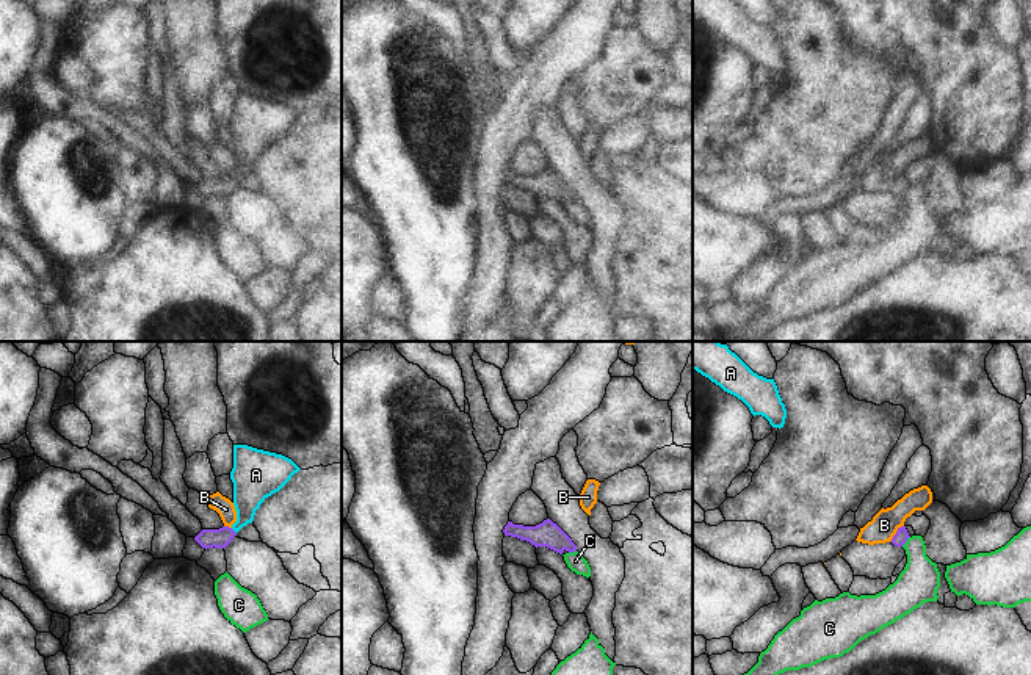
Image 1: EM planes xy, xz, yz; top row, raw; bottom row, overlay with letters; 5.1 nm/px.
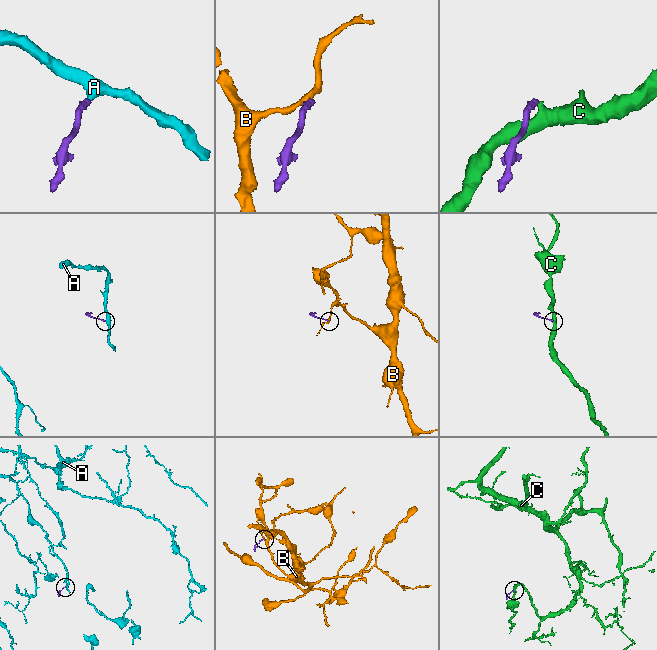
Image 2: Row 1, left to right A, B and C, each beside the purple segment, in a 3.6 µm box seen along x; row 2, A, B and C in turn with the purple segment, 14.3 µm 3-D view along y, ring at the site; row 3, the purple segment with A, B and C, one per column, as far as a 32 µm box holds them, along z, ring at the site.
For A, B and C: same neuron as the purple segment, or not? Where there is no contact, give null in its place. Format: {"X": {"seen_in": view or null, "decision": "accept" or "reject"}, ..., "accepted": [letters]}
{"A": {"seen_in": "xy", "decision": "accept"}, "B": {"seen_in": "yz", "decision": "reject"}, "C": {"seen_in": "yz", "decision": "reject"}, "accepted": ["A"]}

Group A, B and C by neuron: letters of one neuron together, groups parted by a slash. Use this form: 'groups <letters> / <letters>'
groups A / B / C

